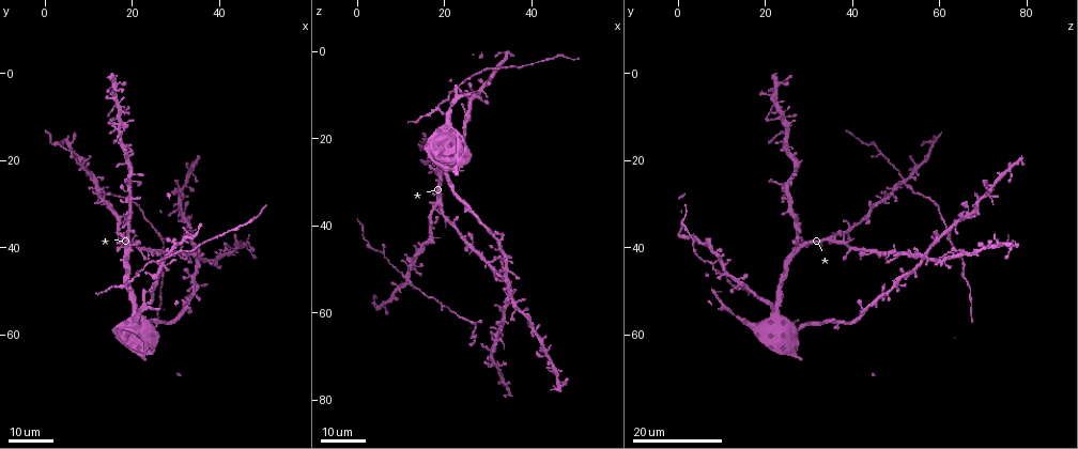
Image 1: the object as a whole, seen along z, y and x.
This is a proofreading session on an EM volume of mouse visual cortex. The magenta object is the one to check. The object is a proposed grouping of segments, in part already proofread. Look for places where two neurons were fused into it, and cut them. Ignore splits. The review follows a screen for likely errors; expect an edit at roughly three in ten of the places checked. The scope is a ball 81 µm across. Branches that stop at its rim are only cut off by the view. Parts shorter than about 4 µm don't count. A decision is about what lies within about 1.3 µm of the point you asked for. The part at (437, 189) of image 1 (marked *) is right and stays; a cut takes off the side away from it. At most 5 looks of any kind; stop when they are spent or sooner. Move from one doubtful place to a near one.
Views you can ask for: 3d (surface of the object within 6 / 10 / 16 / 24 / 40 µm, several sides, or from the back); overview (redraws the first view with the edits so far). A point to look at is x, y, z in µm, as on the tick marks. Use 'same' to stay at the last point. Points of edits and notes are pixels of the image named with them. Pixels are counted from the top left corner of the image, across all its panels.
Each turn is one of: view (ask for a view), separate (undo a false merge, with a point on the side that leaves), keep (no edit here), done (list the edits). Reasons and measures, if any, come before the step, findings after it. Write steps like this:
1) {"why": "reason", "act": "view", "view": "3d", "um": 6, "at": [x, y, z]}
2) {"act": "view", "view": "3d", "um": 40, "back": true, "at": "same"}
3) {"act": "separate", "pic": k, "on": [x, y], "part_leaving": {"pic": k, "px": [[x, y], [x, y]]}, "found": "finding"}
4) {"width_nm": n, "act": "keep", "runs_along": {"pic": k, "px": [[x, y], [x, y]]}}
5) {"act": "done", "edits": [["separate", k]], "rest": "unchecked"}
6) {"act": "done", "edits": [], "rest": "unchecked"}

{"why": "four or more arms meet", "act": "view", "view": "3d", "um": 16, "at": [19.0, 38.0, 35.0]}

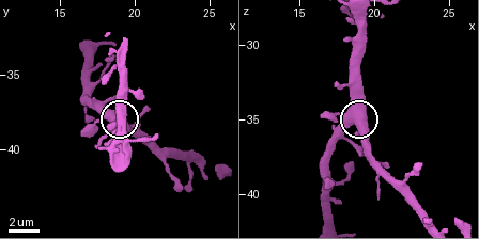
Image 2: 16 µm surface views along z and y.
{"act": "view", "view": "3d", "um": 6, "at": "same"}

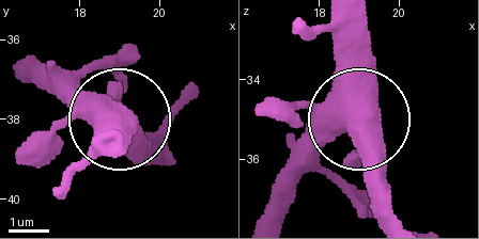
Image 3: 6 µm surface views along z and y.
{"width_nm": 500, "act": "keep", "found": "continuous, no second neuron"}

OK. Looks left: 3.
{"why": "four or more arms meet", "act": "view", "view": "3d", "um": 16, "at": [26.0, 46.0, 11.0]}

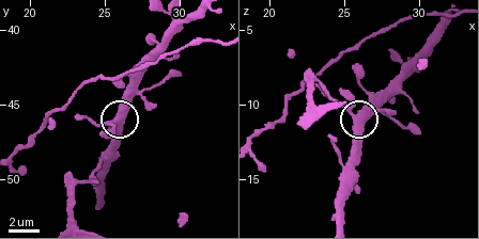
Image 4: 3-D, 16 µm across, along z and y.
{"act": "view", "view": "3d", "um": 6, "at": [25.8, 45.8, 11.0]}

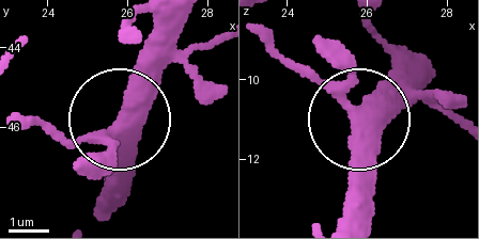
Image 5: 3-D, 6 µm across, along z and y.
{"width_nm": 420, "act": "keep", "runs_along": {"pic": 5, "px": [[342, 221], [353, 129], [425, 99]]}, "found": "one neuron here"}

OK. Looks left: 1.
{"act": "done", "edits": [], "rest": "unchecked"}

